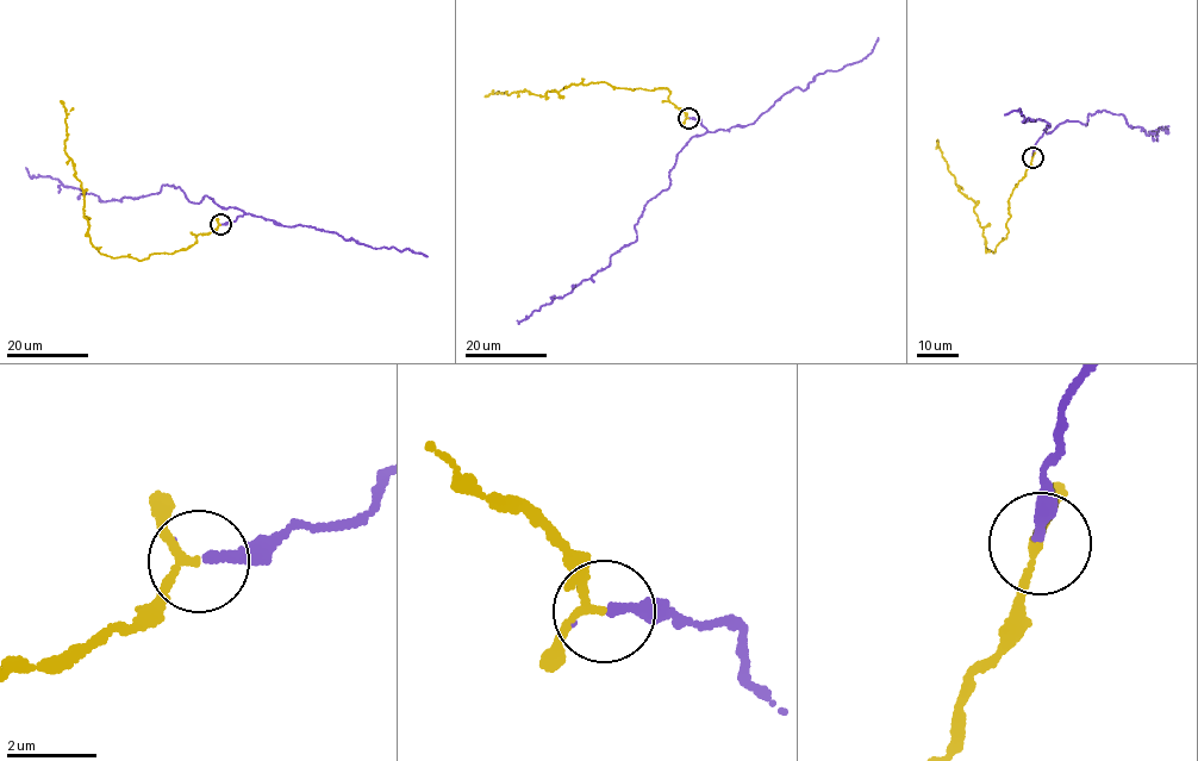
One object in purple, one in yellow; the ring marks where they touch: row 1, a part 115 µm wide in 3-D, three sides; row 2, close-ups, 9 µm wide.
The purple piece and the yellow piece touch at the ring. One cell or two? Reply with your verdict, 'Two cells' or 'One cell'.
One cell

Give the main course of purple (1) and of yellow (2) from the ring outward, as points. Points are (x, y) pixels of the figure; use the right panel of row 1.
1: (1033, 157), (1046, 129), (1087, 124), (1099, 111), (1122, 114), (1147, 135), (1168, 125)
2: (1033, 157), (1011, 194), (1006, 237), (993, 254), (986, 248), (975, 203), (961, 194), (937, 139)

